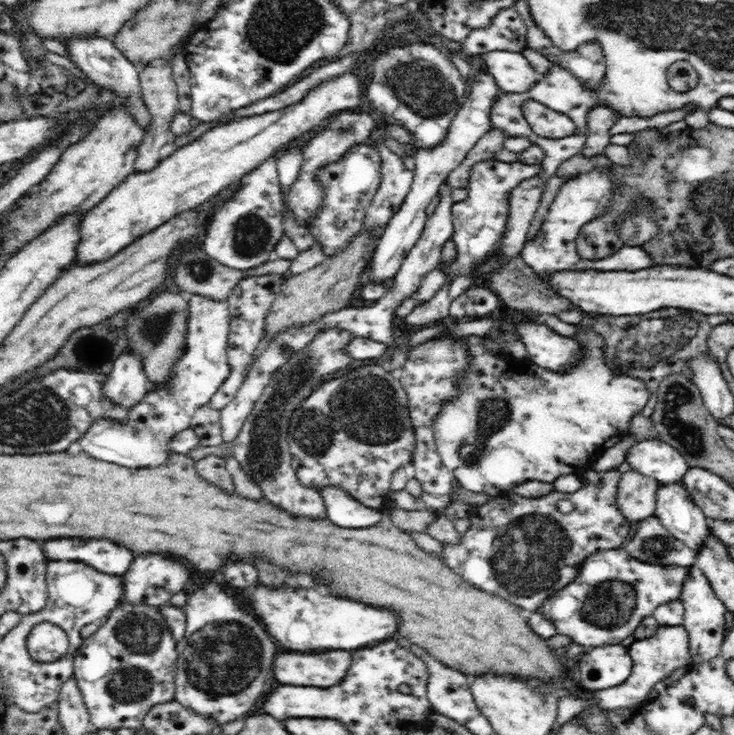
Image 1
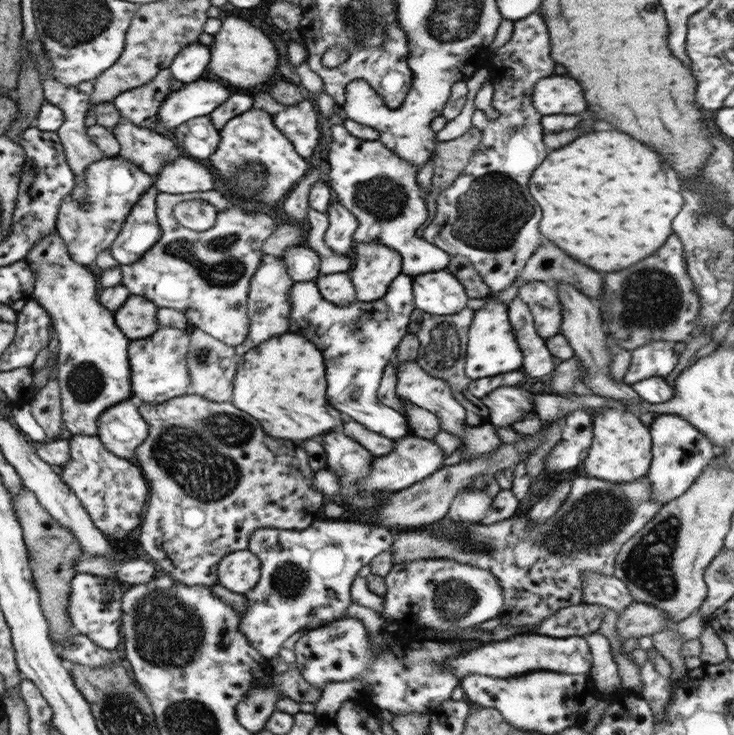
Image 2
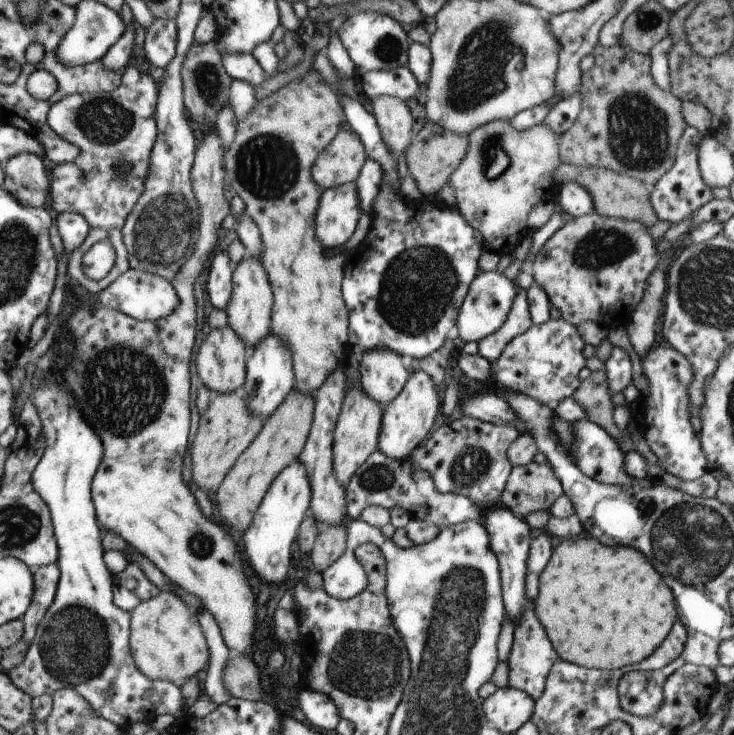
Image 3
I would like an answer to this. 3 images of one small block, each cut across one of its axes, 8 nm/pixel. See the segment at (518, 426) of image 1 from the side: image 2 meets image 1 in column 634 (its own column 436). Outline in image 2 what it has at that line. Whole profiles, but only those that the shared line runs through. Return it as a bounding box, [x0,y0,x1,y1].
[395,360,503,462]

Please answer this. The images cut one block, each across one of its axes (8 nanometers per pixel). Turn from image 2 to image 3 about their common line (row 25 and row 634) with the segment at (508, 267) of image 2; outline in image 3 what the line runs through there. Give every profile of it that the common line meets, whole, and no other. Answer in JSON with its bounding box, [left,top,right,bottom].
[507,608,555,700]

